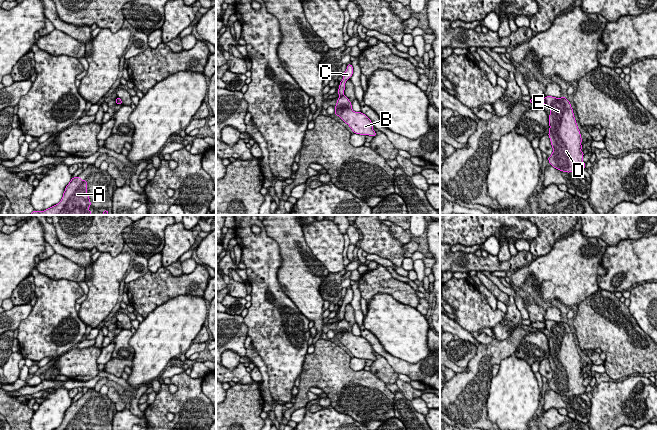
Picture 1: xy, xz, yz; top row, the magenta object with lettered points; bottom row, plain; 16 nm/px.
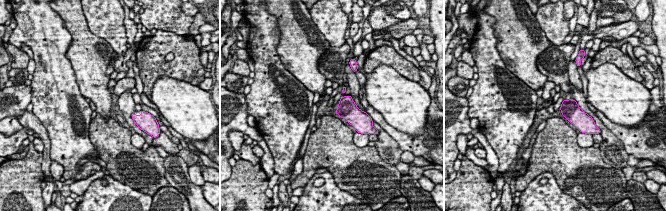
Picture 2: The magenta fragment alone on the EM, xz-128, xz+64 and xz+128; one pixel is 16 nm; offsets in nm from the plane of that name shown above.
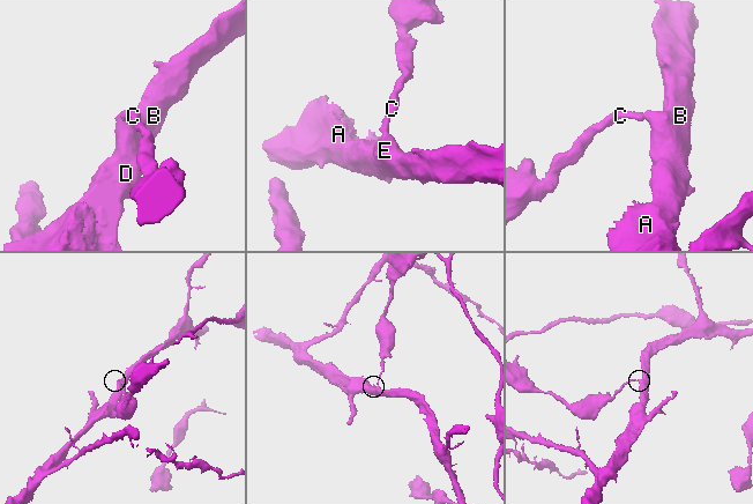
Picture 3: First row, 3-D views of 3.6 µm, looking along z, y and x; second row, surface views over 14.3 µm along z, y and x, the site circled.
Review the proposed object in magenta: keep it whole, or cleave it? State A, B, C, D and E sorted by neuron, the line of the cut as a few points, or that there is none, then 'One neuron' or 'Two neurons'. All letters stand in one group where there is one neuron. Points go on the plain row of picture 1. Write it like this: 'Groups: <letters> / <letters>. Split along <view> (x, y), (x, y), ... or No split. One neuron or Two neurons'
Groups: A B D E / C. Split along xz (343, 318), (339, 320). Two neurons

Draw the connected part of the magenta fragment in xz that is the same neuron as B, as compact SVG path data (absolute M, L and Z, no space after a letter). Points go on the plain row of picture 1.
M345 319L339 320L334 333L334 339L348 348L355 358L376 360L371 344L362 336L353 335L352 328Z

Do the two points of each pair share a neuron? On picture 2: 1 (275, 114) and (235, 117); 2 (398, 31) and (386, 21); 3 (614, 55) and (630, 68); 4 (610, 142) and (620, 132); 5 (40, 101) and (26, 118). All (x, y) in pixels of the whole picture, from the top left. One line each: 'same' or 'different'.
1: different
2: different
3: same
4: different
5: different

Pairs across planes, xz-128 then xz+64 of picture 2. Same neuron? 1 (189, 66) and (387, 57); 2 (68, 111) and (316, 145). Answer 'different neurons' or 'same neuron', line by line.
1: same neuron
2: different neurons

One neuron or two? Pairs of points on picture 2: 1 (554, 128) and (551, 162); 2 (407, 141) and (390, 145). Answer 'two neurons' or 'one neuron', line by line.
1: one neuron
2: two neurons

